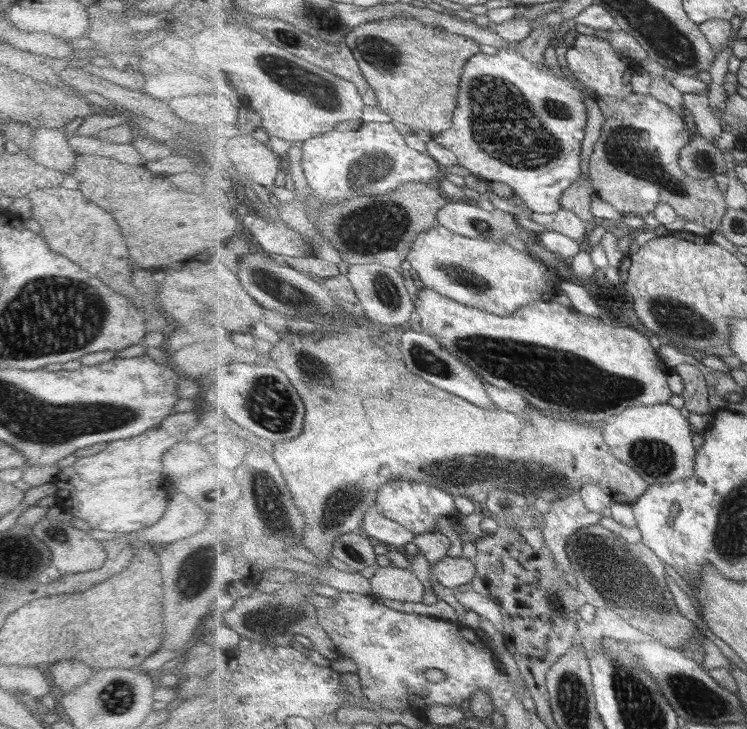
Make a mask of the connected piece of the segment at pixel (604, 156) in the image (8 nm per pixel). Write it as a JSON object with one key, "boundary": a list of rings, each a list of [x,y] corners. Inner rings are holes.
{"boundary":[[[635,92],[627,97],[605,97],[601,110],[604,116],[601,136],[594,145],[588,165],[589,178],[599,198],[611,204],[621,215],[634,212],[641,218],[645,214],[653,214],[660,202],[669,203],[679,217],[685,217],[688,222],[698,223],[711,231],[713,237],[722,241],[721,221],[730,209],[729,204],[725,200],[725,192],[719,190],[717,180],[697,180],[687,175],[681,168],[681,149],[692,140],[692,131],[681,113],[661,102],[656,96]]]}

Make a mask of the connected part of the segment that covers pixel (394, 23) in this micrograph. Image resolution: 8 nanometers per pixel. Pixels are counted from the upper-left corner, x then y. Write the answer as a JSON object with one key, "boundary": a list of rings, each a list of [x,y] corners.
{"boundary":[[[413,17],[384,18],[358,26],[347,35],[345,44],[355,54],[365,79],[372,85],[382,109],[393,121],[406,124],[411,130],[425,130],[431,136],[449,130],[453,126],[457,102],[459,102],[459,82],[468,60],[481,53],[481,44],[469,37],[451,34],[447,31],[421,23]]]}

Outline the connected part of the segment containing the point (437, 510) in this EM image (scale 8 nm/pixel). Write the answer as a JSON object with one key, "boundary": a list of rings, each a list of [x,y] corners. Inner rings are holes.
{"boundary":[[[393,479],[381,487],[377,493],[375,509],[383,516],[409,529],[413,534],[419,535],[433,532],[433,528],[437,527],[439,518],[450,517],[450,514],[457,510],[457,504],[455,504],[455,495],[445,491],[445,489],[437,488],[425,482]]]}

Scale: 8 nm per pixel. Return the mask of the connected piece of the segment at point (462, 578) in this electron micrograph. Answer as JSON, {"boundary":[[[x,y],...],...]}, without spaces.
{"boundary":[[[445,557],[437,564],[430,564],[430,572],[435,580],[438,580],[443,586],[455,590],[457,586],[470,584],[477,574],[477,565],[466,557]]]}

